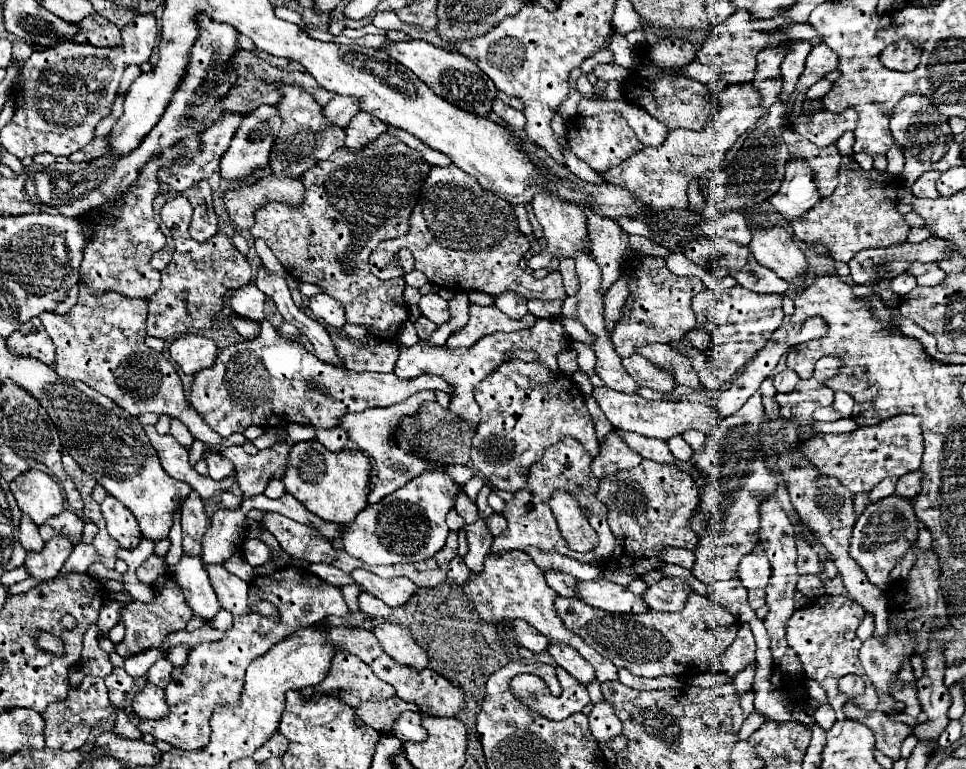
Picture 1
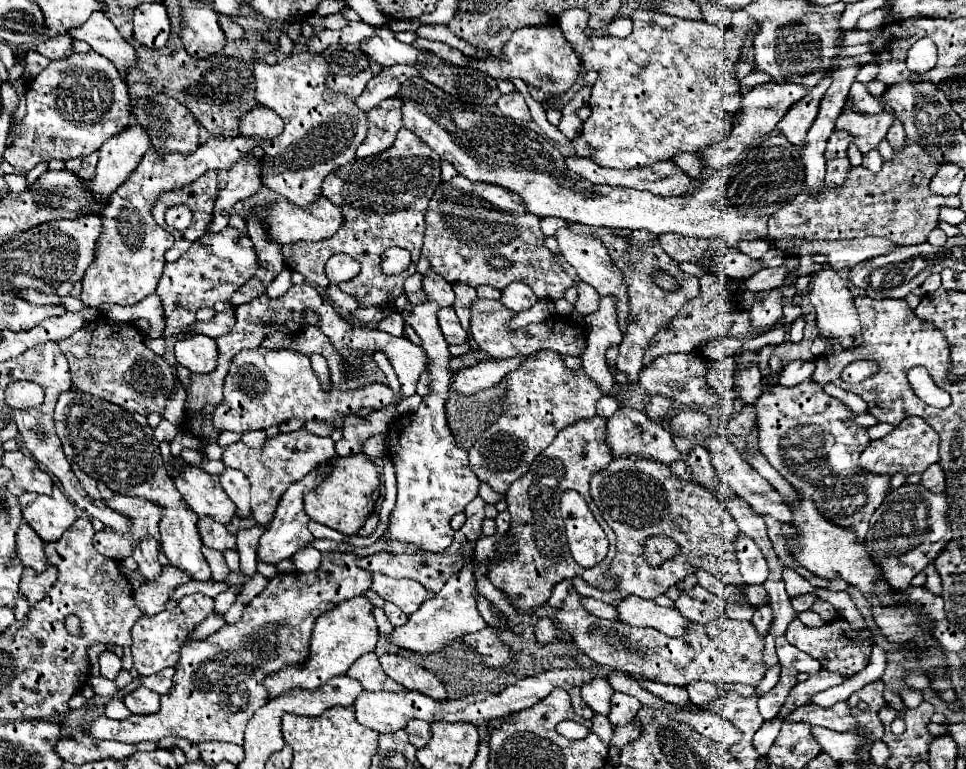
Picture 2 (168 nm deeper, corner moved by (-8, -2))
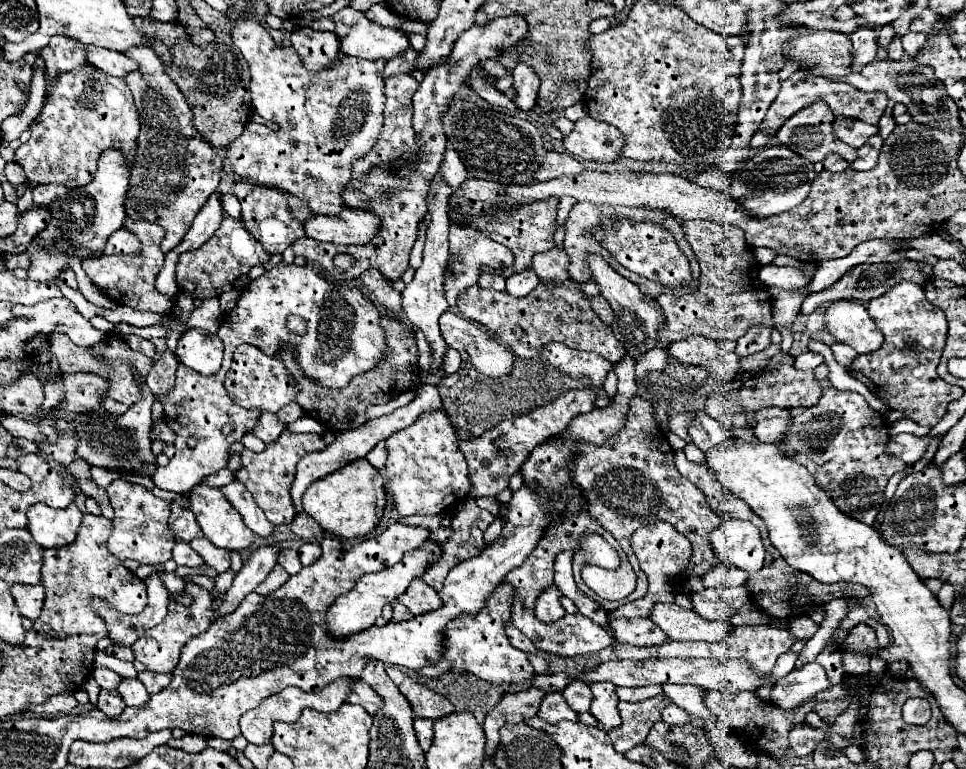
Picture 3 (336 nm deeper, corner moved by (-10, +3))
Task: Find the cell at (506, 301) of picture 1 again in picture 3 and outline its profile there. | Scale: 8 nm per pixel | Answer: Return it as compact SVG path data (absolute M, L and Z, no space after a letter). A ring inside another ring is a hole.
M532 267L520 273L514 273L506 279L506 291L514 297L526 297L536 285L538 285L538 275Z

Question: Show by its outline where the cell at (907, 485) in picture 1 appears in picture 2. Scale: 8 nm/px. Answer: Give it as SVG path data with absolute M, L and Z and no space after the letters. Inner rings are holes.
M932 464L930 468L926 468L926 472L922 472L920 486L928 488L930 492L944 492L944 472L942 472L942 468L938 468L938 464Z

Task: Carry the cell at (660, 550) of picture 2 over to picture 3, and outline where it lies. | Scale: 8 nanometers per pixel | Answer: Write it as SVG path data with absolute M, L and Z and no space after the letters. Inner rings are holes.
M658 521L646 527L640 527L634 535L632 535L632 549L638 555L640 561L640 569L646 573L648 577L648 593L632 603L626 603L614 611L608 613L606 621L610 623L612 617L650 617L652 615L652 607L656 603L674 603L674 597L678 593L682 593L682 571L688 567L690 559L692 559L692 545L690 541L678 533L670 523L666 521Z

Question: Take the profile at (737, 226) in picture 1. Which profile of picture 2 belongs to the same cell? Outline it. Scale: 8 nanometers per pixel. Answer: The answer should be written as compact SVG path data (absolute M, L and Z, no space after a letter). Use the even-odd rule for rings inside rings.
M740 240L738 242L738 250L748 254L754 260L760 260L766 254L766 250L770 250L770 248L772 248L772 244L768 244L766 240Z

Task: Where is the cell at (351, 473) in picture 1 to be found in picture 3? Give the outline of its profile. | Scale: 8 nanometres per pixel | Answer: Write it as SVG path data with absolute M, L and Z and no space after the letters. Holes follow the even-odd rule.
M366 459L348 463L346 467L322 477L320 481L312 483L302 497L304 511L324 531L342 539L356 539L372 533L384 513L384 505L386 505L384 481Z

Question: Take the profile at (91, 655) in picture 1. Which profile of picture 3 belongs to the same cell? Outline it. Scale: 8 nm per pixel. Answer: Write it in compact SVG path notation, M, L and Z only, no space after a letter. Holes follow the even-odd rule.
M102 667L94 669L92 677L96 679L96 683L98 683L100 689L116 689L120 685L120 679L122 679L118 673L114 673L110 669L102 669Z

